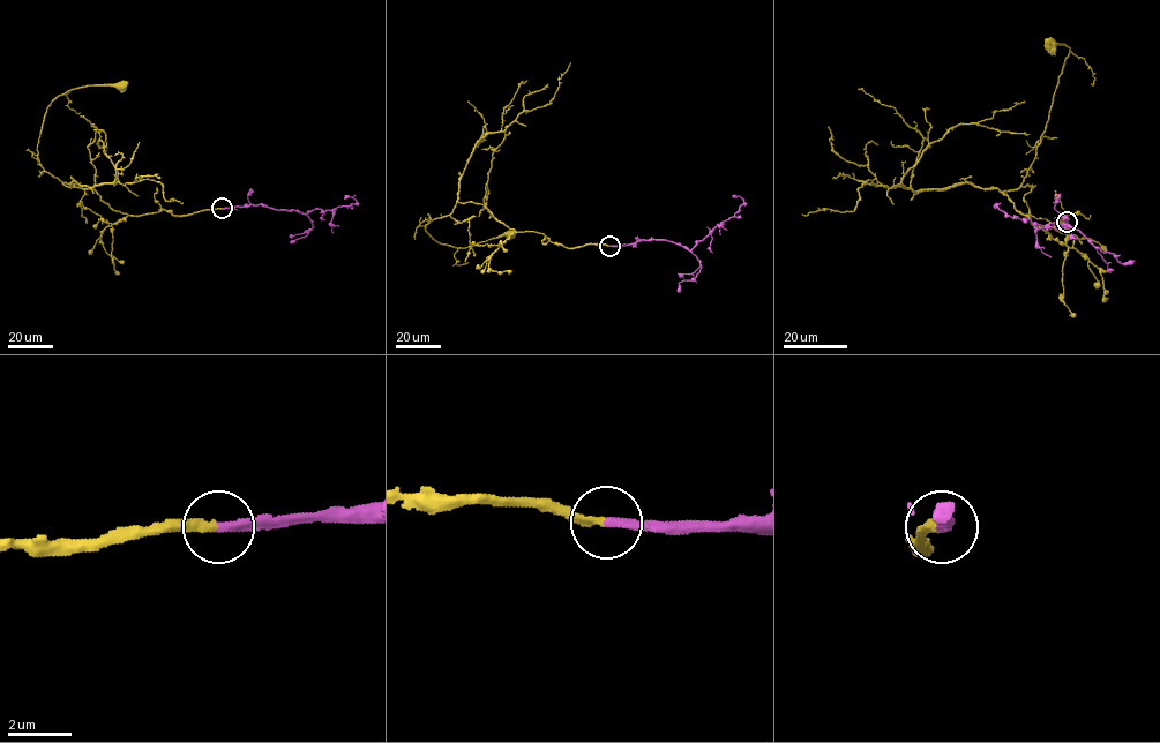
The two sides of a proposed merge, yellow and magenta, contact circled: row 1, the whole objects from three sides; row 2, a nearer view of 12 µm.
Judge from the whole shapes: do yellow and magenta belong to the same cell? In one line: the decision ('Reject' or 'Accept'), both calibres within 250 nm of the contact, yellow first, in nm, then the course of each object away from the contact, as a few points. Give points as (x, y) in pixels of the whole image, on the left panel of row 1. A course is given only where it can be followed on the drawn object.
Accept. Thickness 280 nm (yellow) against 280 nm. Course of yellow: (222, 209), (128, 215), (92, 189), (69, 187), (45, 171), (37, 145), (50, 104), (89, 85), (120, 85). Course of magenta: (222, 209), (264, 204), (308, 214), (316, 209), (334, 210), (354, 203), (351, 196), (344, 199)

